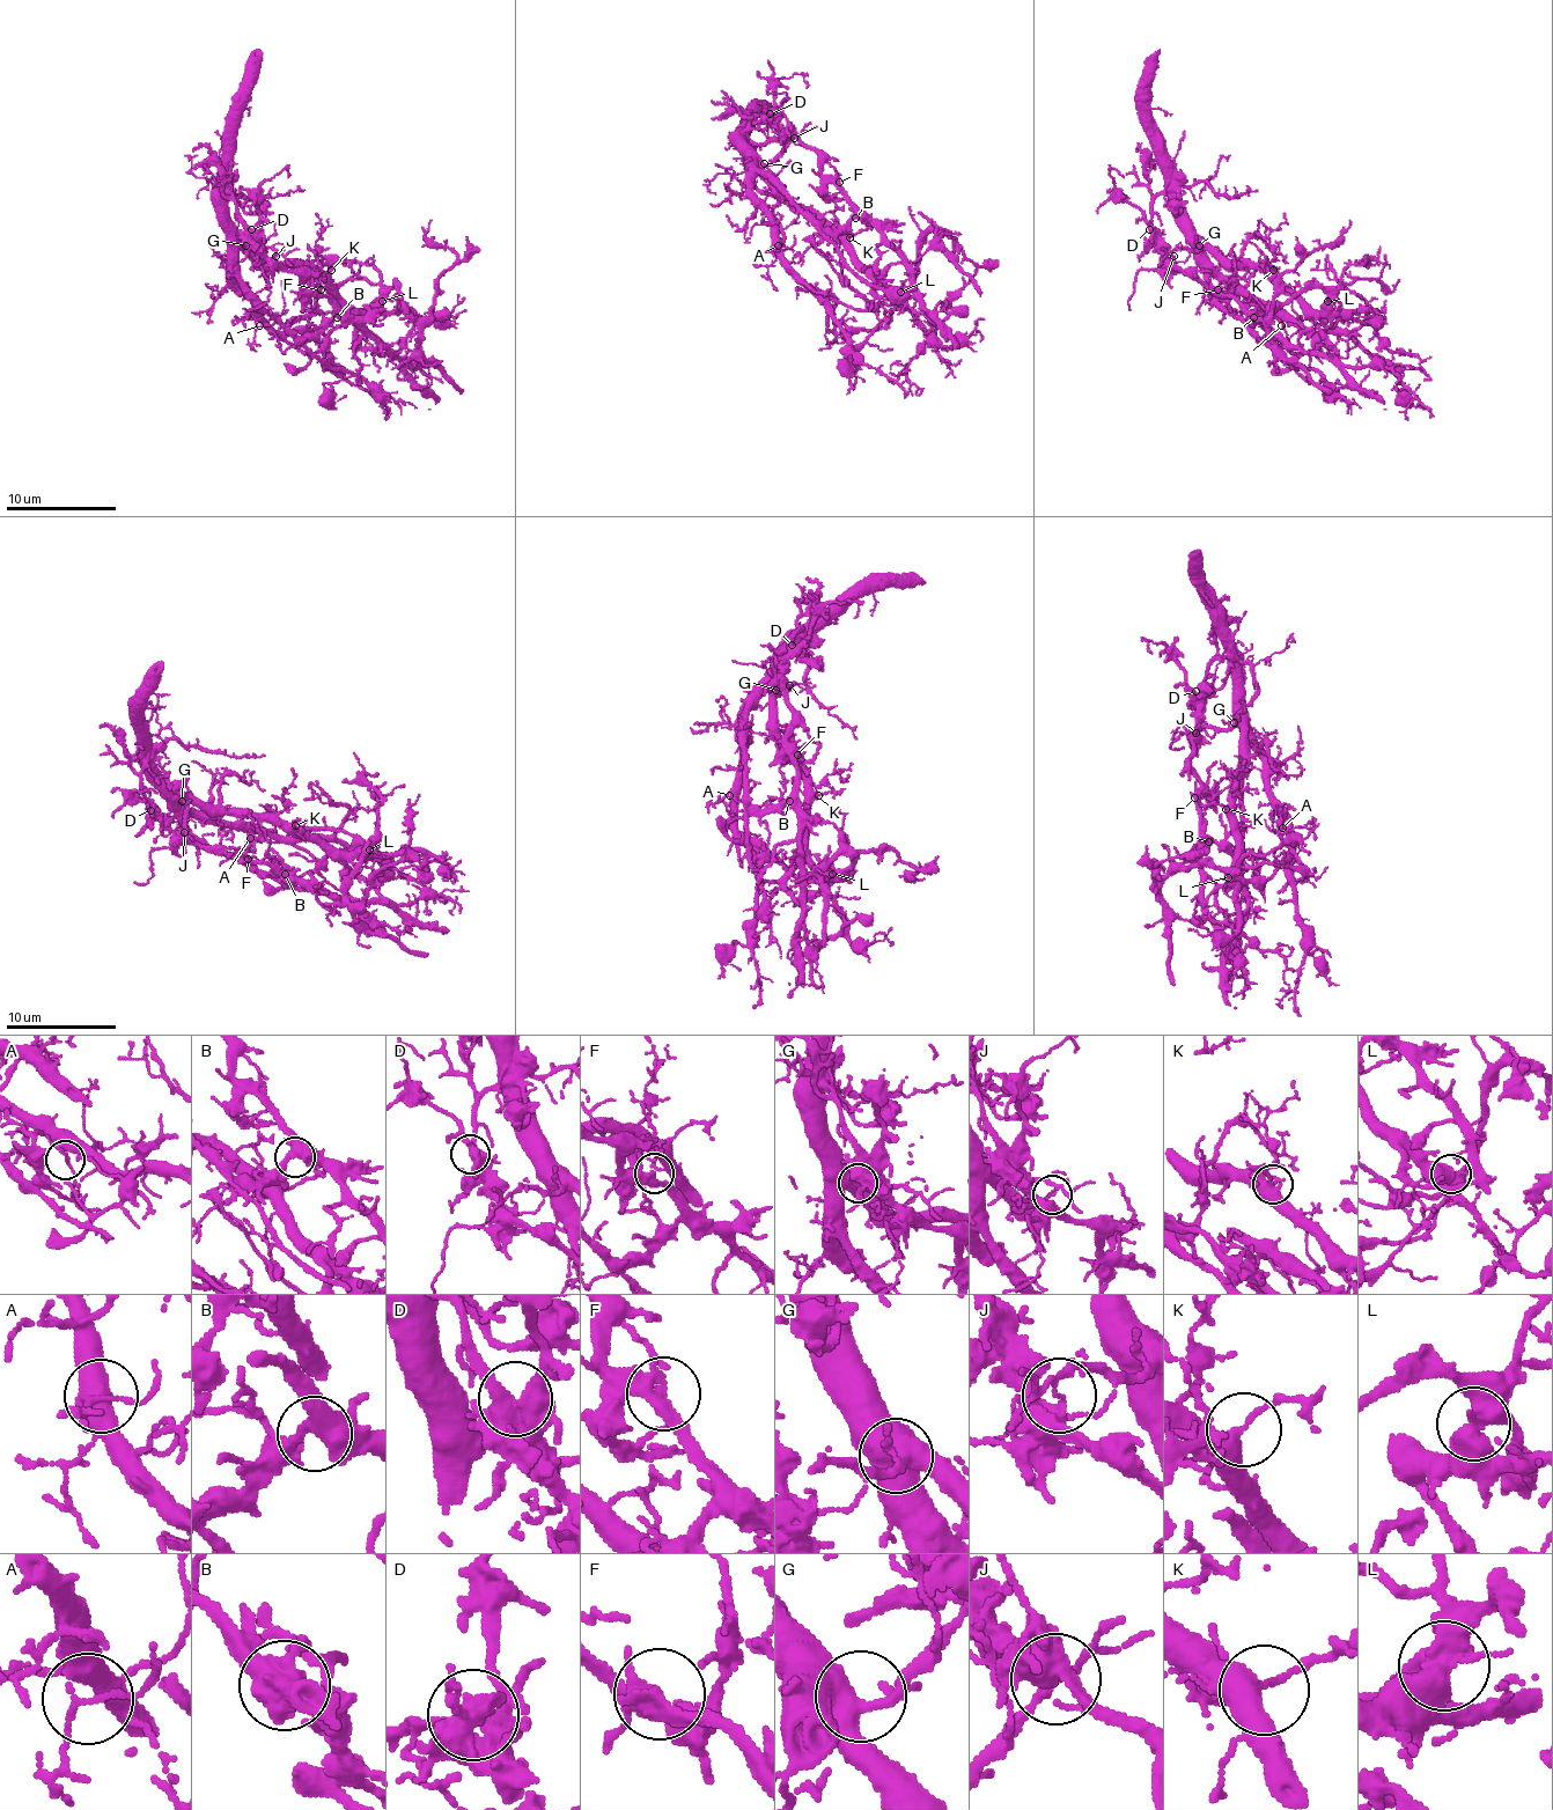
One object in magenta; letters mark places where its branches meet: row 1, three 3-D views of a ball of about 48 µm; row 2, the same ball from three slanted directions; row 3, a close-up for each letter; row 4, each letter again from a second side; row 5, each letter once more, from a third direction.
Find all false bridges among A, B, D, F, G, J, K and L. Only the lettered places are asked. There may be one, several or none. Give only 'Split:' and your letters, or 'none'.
Split: J, L

